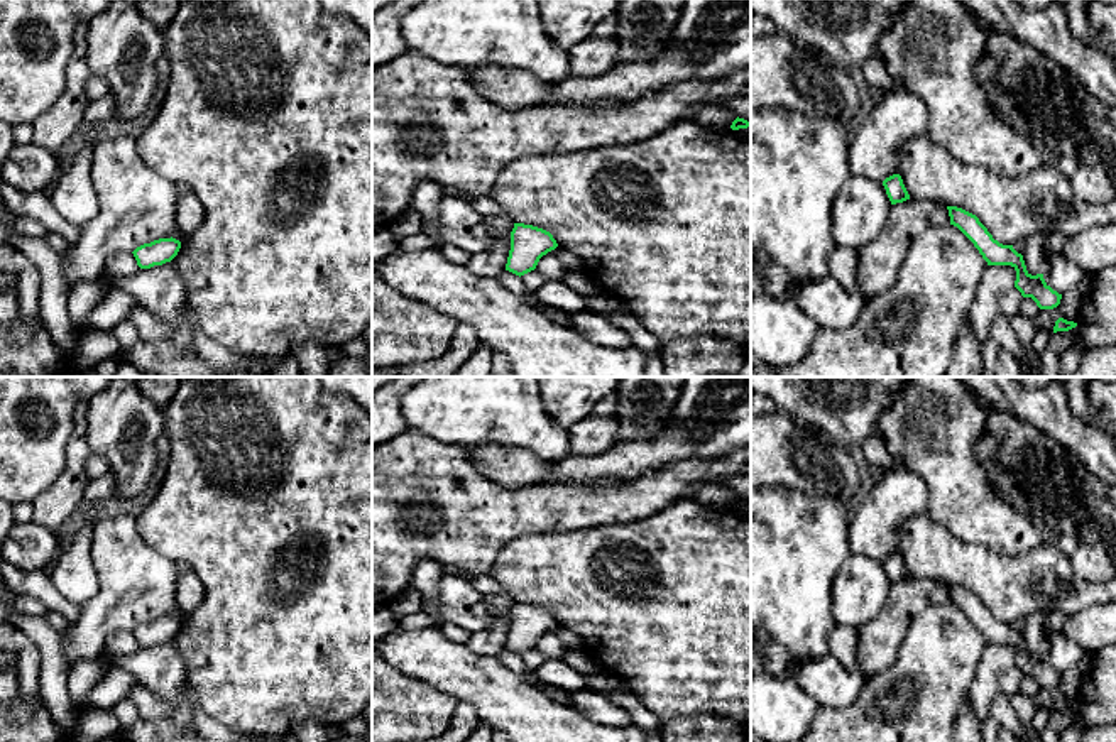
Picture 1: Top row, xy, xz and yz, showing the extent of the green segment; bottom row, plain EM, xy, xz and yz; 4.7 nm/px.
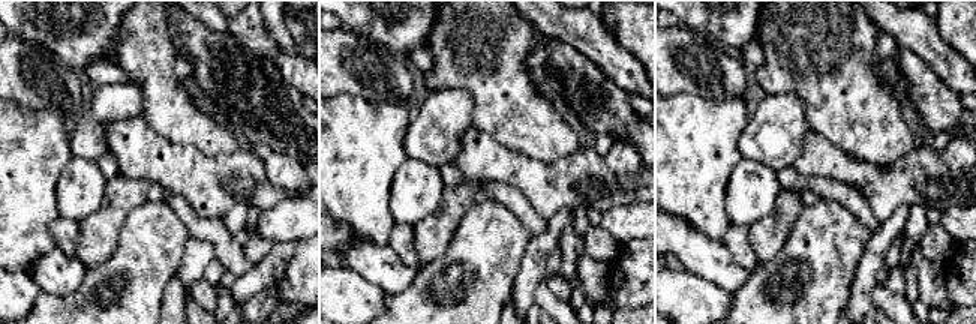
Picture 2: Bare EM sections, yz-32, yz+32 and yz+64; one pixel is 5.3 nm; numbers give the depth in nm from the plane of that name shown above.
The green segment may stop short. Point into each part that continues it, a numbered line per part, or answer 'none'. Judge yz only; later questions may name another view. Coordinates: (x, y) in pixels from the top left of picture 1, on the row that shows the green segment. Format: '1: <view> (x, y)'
none

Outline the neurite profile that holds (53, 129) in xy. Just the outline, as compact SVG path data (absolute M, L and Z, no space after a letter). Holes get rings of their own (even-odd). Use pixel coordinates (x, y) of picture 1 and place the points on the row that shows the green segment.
M88 24L74 30L74 49L66 69L66 90L61 98L32 122L34 144L57 154L74 132L85 127L85 110L90 105L86 83L93 76L86 61Z

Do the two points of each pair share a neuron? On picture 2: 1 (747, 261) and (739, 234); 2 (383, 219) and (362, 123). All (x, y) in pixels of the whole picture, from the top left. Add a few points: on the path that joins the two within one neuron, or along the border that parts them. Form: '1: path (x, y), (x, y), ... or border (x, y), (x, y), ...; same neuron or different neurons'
1: path (744, 255), (739, 240); same neuron
2: path (362, 195), (362, 147); same neuron

